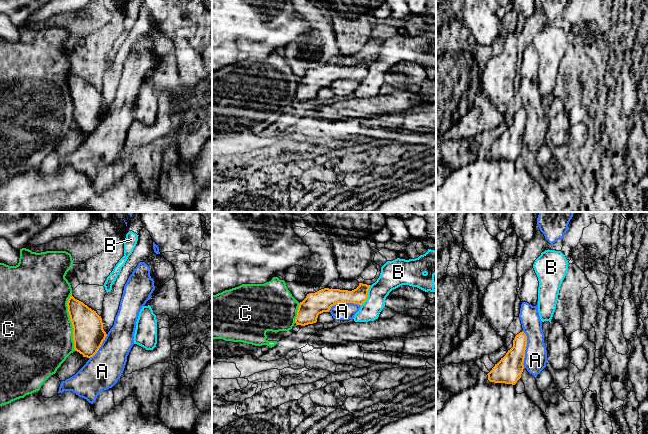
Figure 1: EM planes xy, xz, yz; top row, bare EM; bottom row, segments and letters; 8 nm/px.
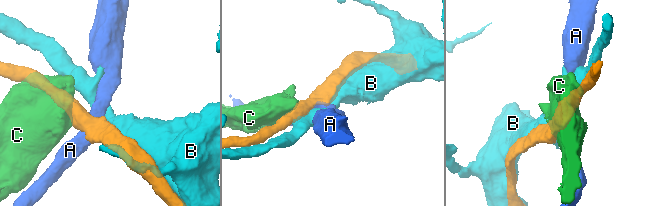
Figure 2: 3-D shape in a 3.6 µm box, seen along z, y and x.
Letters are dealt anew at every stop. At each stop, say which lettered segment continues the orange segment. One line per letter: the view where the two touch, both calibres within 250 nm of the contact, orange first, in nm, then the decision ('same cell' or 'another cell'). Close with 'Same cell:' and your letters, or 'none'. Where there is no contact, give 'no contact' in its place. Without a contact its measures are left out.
A: contact in yz; calibres 220 and 180 nm; another cell
B: contact in xz; calibres 130 and 190 nm; another cell
C: contact in xy; calibres 260 and 500 nm; another cell
Same cell: none

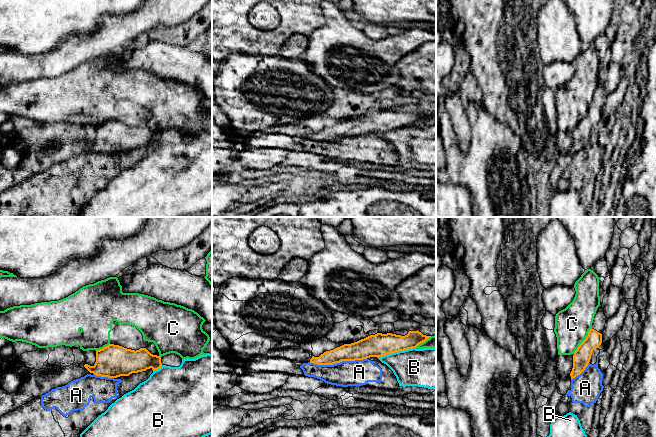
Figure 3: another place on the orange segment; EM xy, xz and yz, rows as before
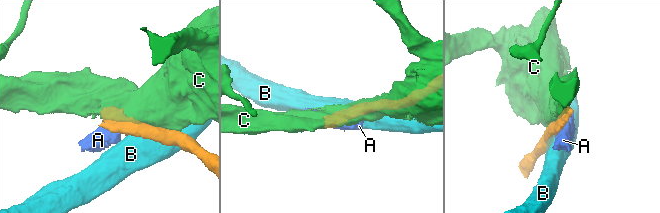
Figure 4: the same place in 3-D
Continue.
A: contact in xz; calibres 160 and 200 nm; another cell
B: contact in xz; calibres 190 and 300 nm; another cell
C: contact in yz; calibres 140 and 280 nm; another cell
Same cell: none

